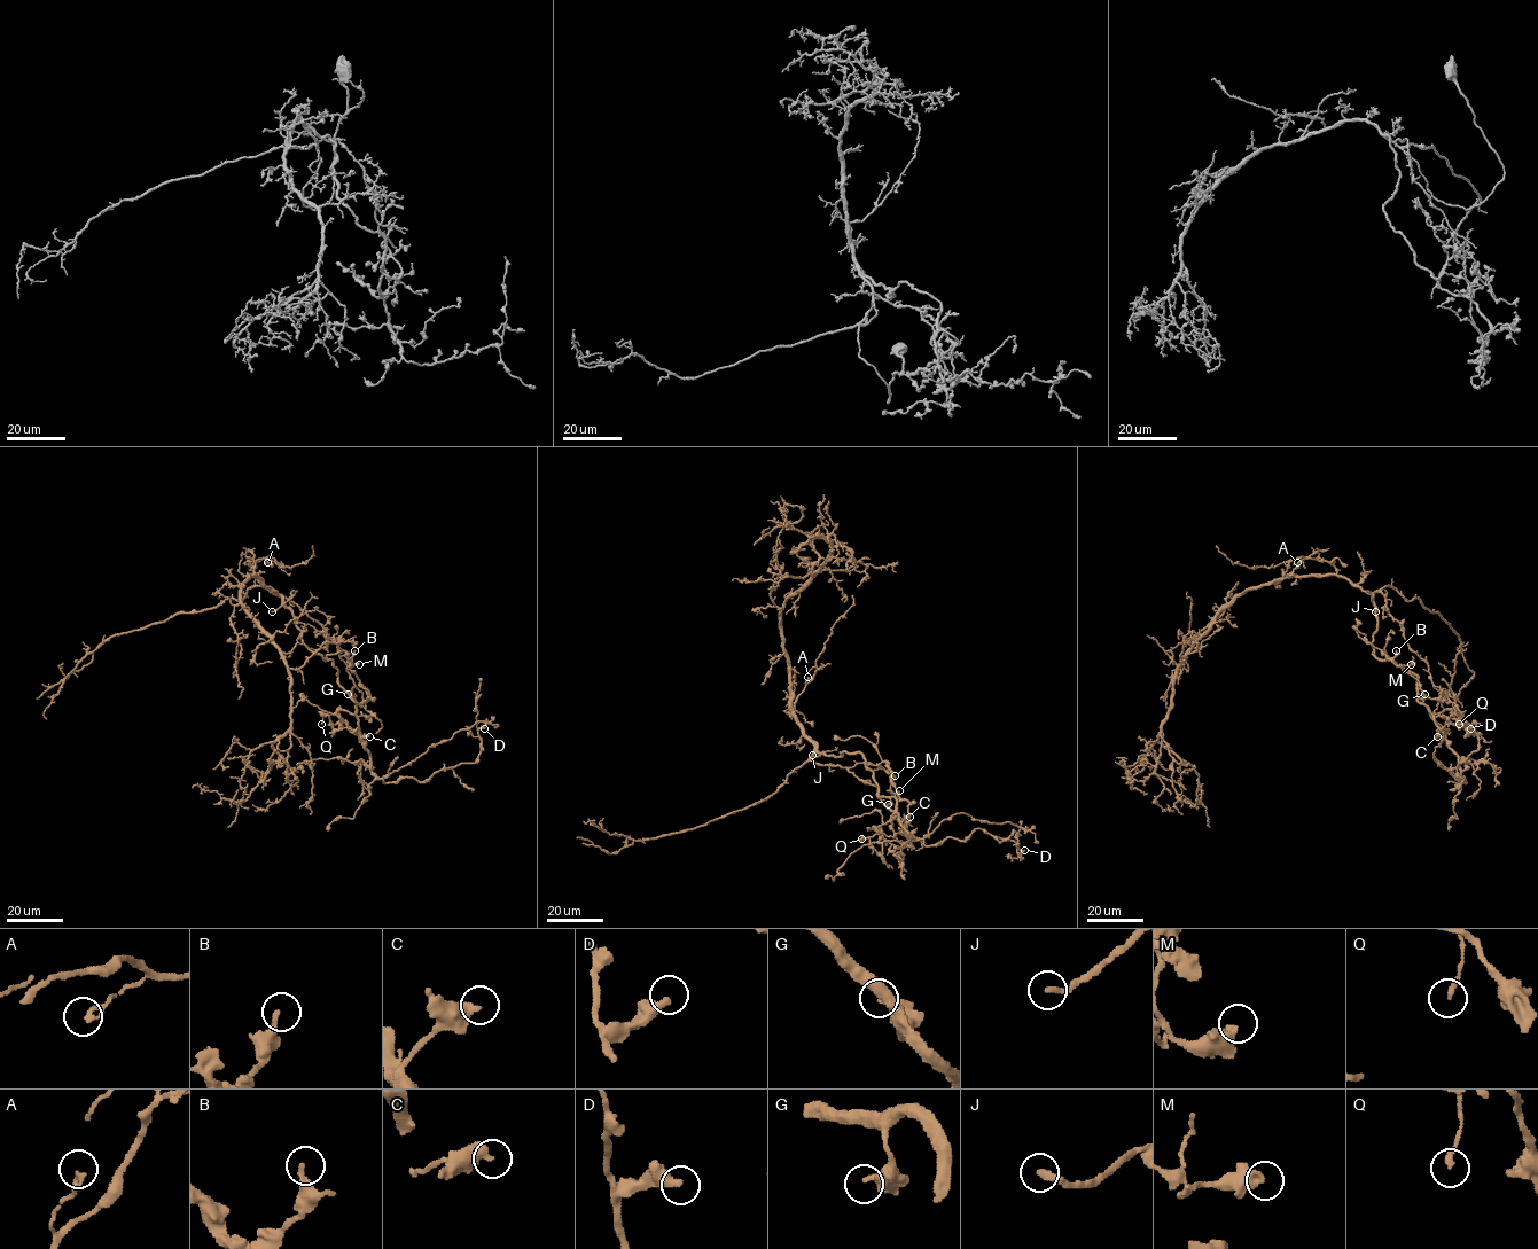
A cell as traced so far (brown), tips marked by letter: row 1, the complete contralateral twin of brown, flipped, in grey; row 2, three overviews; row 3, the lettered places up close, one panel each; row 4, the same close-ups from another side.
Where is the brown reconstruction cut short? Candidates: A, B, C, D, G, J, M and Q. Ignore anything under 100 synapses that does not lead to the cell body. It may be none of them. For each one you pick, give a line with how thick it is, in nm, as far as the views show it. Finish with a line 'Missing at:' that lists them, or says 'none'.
J: Thickness 260 nm
Missing at: J

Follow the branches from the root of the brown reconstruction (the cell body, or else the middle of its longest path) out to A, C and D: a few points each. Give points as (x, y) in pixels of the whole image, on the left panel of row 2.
A: (276, 594), (251, 568), (258, 559), (265, 559), (267, 562)
C: (276, 594), (291, 611), (302, 642), (333, 661), (338, 685), (356, 703), (360, 736), (369, 736)
D: (276, 594), (302, 642), (338, 670), (384, 782), (474, 763), (484, 728)

